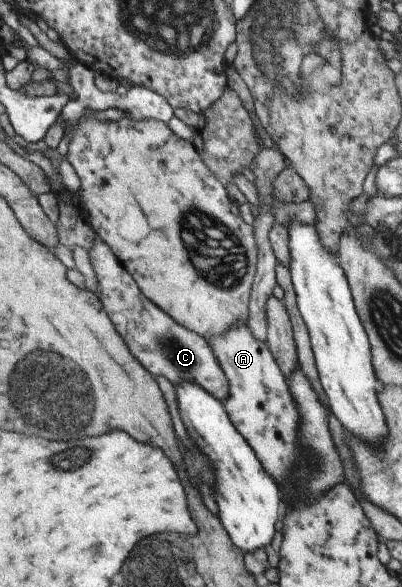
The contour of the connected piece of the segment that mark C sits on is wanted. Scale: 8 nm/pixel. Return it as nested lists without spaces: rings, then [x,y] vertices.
[[[98,237],[93,248],[87,252],[91,267],[96,274],[99,297],[108,319],[128,345],[130,353],[150,375],[162,375],[170,383],[180,380],[196,382],[211,393],[218,401],[224,402],[228,395],[227,377],[218,365],[208,341],[197,333],[178,325],[167,313],[156,307],[138,289],[136,282],[121,266],[112,250]]]

